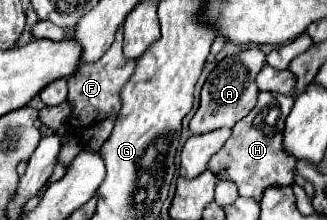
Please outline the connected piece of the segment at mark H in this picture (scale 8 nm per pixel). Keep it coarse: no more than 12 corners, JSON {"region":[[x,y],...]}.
{"region":[[259,93],[209,171],[261,201],[293,185],[283,119],[293,95]]}

